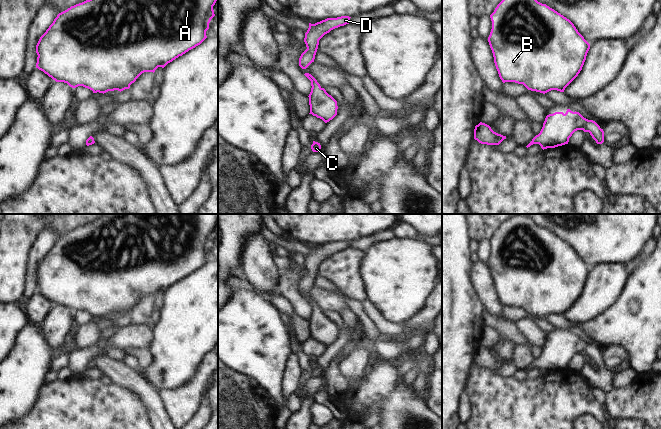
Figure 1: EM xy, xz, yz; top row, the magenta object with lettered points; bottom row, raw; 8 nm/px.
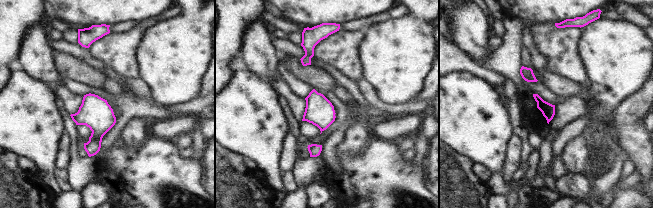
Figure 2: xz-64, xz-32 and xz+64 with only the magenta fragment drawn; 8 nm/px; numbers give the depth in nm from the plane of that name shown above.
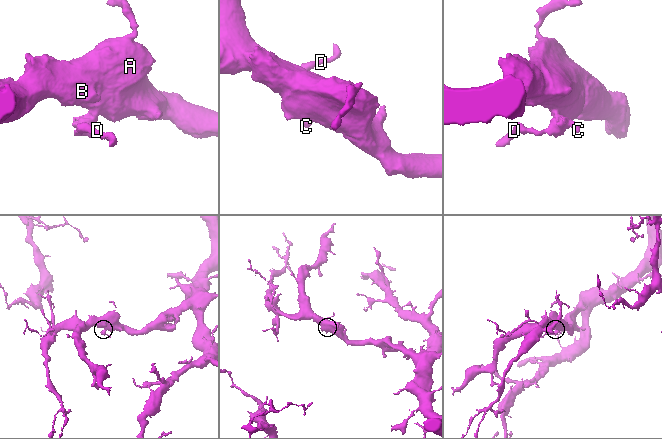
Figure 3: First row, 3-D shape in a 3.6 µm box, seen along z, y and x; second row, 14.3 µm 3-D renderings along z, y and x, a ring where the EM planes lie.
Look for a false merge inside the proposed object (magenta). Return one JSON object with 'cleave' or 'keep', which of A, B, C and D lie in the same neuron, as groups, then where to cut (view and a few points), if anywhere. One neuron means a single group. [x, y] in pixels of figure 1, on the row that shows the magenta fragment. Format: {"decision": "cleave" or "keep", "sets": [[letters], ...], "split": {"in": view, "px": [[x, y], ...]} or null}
{"decision": "keep", "sets": [["A", "B", "C", "D"]], "split": null}

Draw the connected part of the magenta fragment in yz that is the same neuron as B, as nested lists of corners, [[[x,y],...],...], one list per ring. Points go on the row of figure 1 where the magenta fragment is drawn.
[[[502,0],[490,18],[492,29],[488,42],[493,53],[496,69],[503,83],[523,84],[528,90],[543,94],[551,90],[564,92],[565,88],[582,70],[590,44],[569,19],[546,4],[537,0]]]

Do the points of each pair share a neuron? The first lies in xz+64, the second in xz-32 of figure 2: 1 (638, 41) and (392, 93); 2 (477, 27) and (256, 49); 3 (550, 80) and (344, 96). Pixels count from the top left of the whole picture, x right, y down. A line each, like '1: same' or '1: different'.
1: same
2: same
3: different

